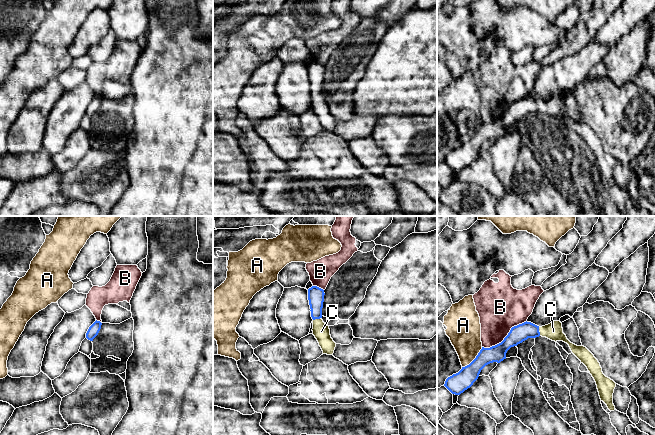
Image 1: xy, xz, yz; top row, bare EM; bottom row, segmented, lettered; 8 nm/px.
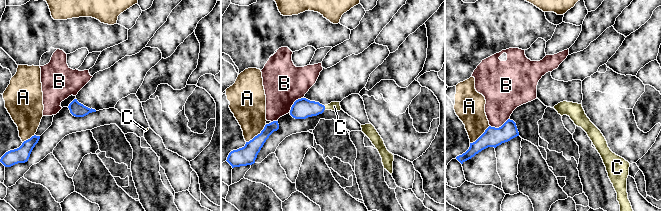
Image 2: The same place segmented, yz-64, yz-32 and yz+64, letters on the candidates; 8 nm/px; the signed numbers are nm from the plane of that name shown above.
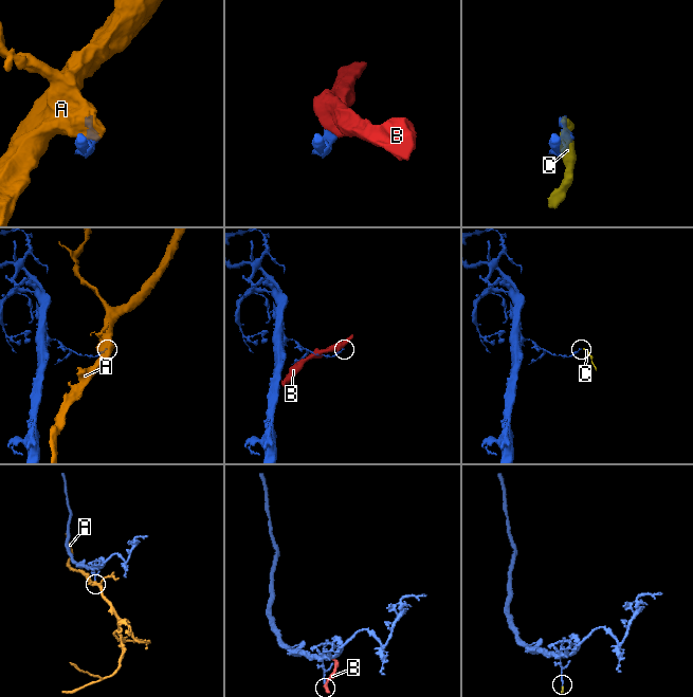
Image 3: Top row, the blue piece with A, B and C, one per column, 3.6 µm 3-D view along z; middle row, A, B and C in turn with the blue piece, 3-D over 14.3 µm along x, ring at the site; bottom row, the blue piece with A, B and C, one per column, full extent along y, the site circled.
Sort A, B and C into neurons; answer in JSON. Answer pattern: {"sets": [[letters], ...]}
{"sets": [["A"], ["B"], ["C"]]}

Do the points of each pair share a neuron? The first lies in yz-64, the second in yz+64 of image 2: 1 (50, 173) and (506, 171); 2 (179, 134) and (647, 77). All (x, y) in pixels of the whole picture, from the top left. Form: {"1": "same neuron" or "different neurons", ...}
{"1": "different neurons", "2": "different neurons"}

